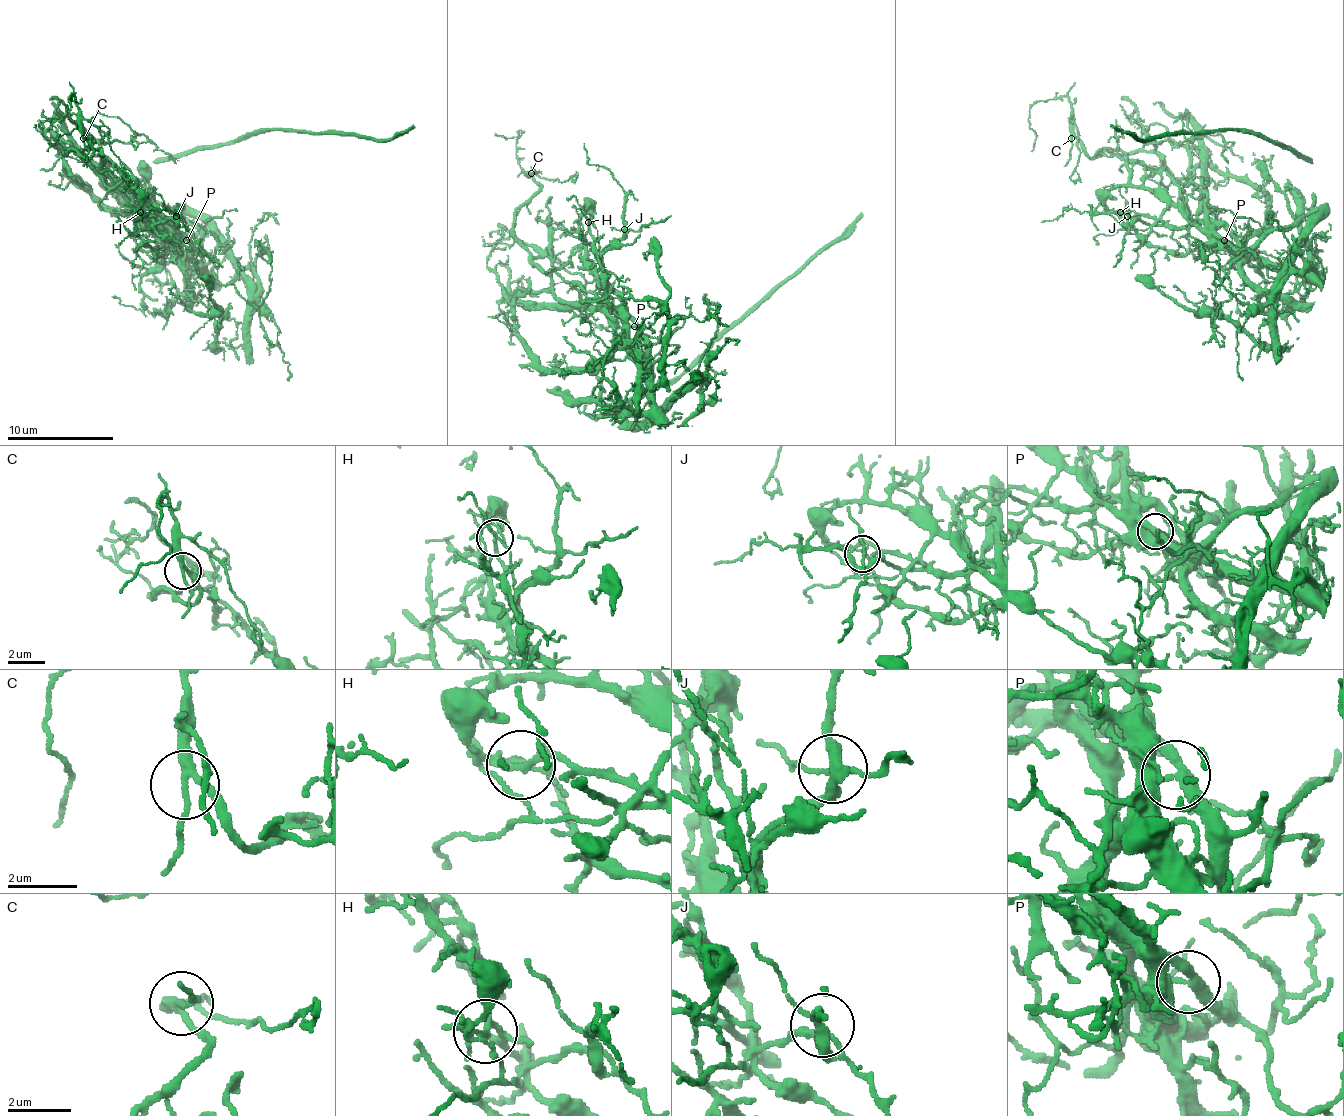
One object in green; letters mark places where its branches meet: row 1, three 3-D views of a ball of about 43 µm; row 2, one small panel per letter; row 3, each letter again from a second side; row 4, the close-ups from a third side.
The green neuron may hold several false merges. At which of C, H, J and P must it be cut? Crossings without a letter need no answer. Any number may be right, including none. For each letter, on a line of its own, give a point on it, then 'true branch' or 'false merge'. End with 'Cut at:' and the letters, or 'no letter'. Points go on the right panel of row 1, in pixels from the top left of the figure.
C: place (1071, 138); true branch
H: place (1120, 212); false merge
J: place (1127, 216); true branch
P: place (1224, 240); false merge
Cut at: H, P

